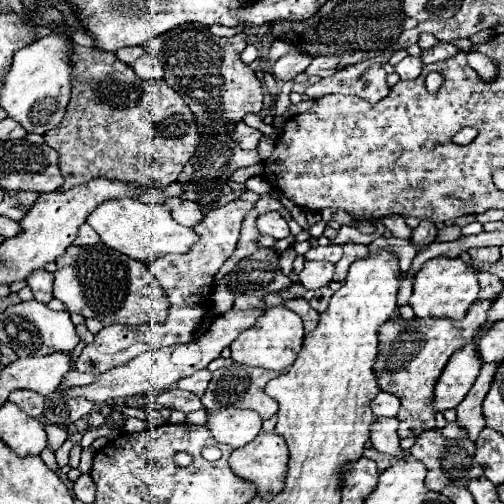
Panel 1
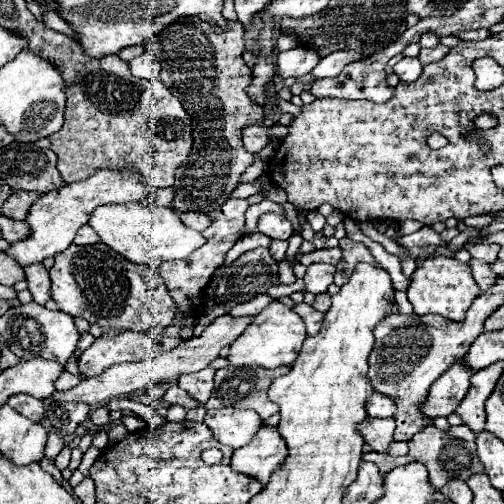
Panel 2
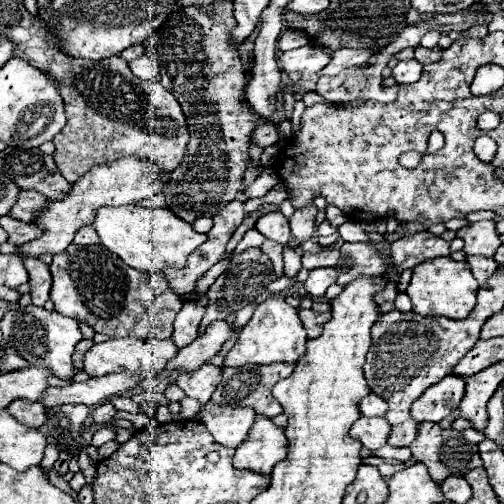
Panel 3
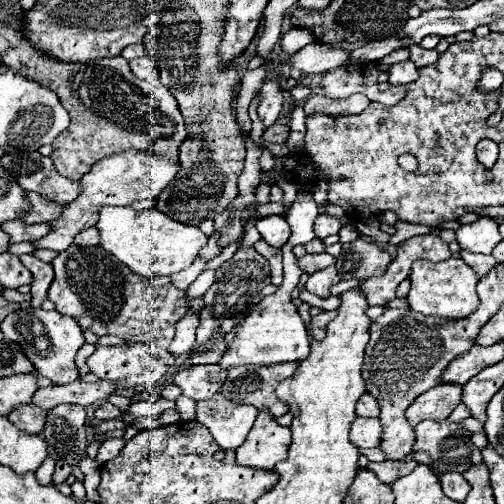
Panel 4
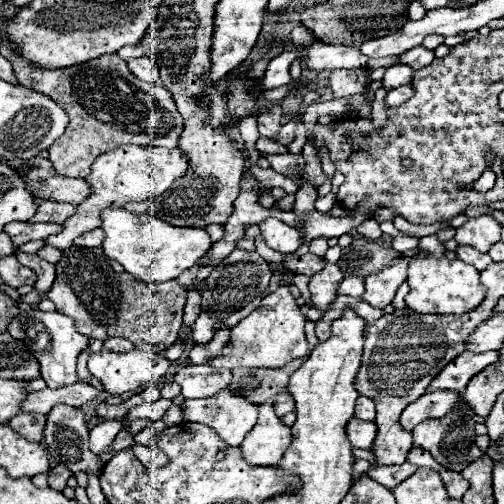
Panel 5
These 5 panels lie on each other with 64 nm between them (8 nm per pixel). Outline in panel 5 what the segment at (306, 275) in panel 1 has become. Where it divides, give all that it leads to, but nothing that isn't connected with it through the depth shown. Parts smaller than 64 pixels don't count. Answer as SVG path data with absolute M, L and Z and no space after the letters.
M326 264L326 268L322 272L318 272L310 278L308 288L310 288L310 294L312 294L314 306L320 312L326 312L328 304L336 298L336 288L342 282L342 278L344 276L342 276L342 272L336 264Z

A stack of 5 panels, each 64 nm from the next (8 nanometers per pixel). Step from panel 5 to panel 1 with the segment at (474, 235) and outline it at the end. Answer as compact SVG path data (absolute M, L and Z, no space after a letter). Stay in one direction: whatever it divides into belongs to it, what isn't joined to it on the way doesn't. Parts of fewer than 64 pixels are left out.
M486 246L486 248L472 248L468 250L472 260L484 260L484 262L498 262L500 260L500 250L496 246Z

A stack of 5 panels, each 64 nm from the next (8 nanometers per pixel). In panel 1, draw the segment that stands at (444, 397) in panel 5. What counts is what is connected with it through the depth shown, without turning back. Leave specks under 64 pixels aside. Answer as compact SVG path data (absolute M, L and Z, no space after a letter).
M486 322L476 332L476 336L464 348L460 348L460 352L456 352L456 356L452 356L452 360L448 360L448 364L434 388L434 394L436 394L434 410L436 412L442 412L446 408L456 408L464 400L468 390L474 386L476 376L480 374L480 370L484 366L476 344L478 344L480 336L490 328L492 328L492 324Z

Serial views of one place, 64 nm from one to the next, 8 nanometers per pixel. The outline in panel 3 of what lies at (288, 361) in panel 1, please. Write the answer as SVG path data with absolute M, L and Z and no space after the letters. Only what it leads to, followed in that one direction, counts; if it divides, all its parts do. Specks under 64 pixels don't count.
M272 296L264 300L252 314L250 322L240 330L236 344L224 358L224 366L244 366L244 364L276 364L276 362L296 362L304 354L306 328L302 326L296 308L288 306L284 298Z

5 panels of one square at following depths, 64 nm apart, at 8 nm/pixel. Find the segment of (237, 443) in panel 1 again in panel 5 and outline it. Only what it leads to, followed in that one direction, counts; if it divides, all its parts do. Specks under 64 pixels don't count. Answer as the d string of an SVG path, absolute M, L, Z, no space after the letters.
M228 388L210 398L186 400L182 410L184 420L210 426L228 446L240 446L258 418L258 406L232 394Z

